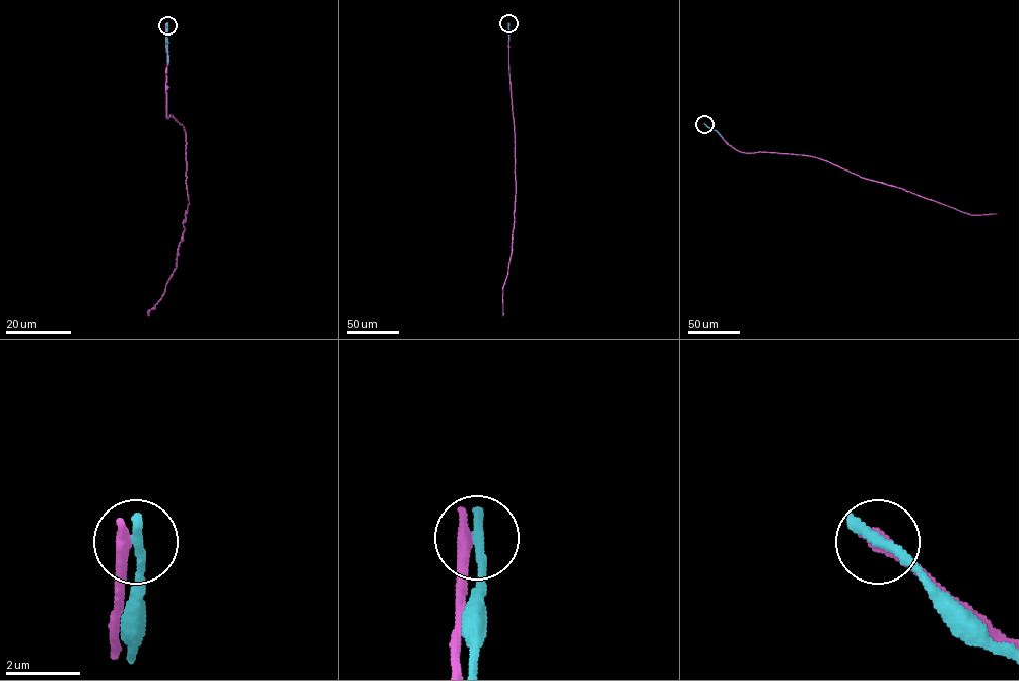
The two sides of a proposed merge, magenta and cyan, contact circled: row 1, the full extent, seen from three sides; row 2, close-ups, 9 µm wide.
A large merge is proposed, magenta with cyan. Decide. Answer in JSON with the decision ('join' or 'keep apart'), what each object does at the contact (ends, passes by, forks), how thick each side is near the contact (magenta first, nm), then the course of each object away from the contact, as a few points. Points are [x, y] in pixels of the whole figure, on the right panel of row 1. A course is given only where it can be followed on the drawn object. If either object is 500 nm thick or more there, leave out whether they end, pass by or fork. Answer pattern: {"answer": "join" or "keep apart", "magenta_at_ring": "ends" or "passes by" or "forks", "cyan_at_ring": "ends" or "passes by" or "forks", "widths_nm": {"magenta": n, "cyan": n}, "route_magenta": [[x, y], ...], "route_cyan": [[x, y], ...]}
{"answer": "keep apart", "magenta_at_ring": "ends", "cyan_at_ring": "ends", "widths_nm": {"magenta": 440, "cyan": 360}, "route_magenta": [[704, 124], [742, 152], [817, 157], [862, 177], [902, 188], [971, 215], [997, 214]], "route_cyan": [[704, 124], [720, 136]]}

